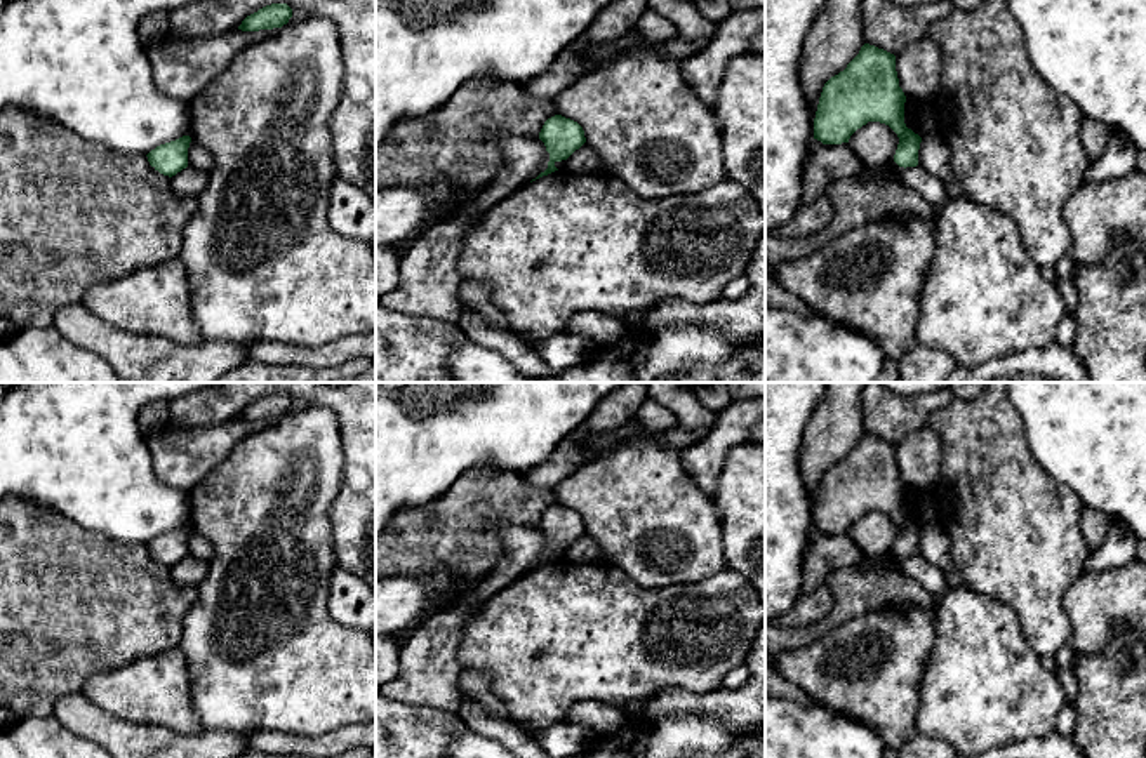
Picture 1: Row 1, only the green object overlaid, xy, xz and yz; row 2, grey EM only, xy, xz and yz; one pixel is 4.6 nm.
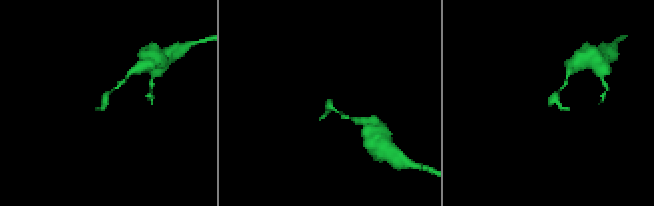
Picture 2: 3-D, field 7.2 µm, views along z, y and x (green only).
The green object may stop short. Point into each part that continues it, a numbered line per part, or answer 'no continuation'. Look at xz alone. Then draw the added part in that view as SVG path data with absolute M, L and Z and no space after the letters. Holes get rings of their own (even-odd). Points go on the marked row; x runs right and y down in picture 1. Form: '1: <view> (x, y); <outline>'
no continuation

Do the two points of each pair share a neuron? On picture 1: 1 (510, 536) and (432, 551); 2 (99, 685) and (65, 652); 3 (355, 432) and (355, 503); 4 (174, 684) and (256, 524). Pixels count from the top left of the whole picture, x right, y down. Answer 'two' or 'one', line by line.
1: two
2: two
3: one
4: two

